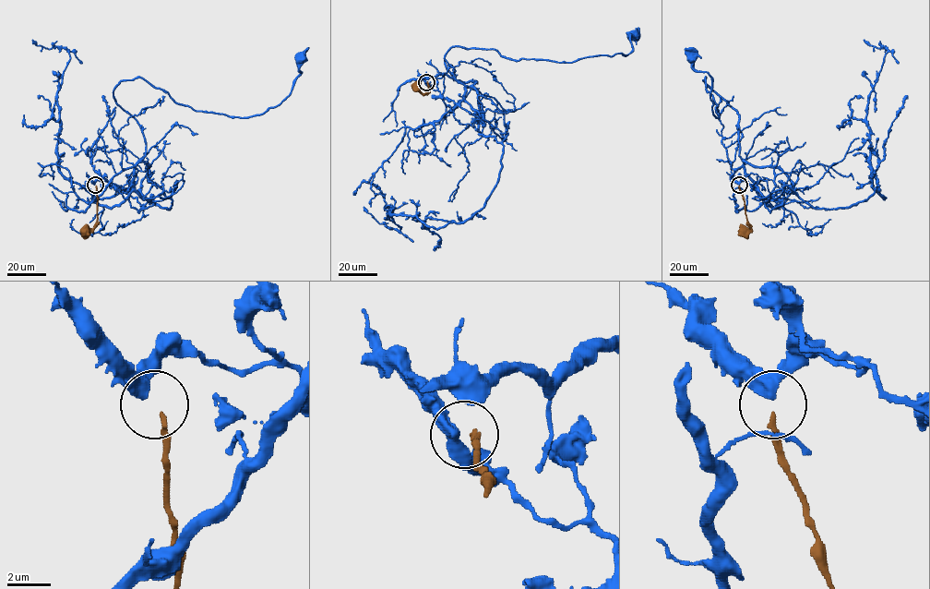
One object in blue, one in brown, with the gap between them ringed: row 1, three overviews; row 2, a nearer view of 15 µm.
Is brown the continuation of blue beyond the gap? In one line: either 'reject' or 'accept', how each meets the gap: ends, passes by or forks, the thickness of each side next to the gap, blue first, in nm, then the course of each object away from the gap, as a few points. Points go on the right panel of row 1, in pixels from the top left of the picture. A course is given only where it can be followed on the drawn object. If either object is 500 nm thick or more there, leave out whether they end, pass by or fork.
reject; 550 nm thick on the blue side, 200 nm on the other; blue runs (739, 184), (760, 198), (740, 156), (739, 115), (706, 78), (712, 114), (711, 78), (691, 58); brown runs (739, 186), (751, 228), (742, 233)

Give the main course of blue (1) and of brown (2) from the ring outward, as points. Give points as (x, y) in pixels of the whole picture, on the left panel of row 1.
1: (95, 184), (125, 198), (145, 151), (113, 94), (121, 81), (244, 118), (279, 105), (304, 58)
2: (96, 186), (97, 219), (94, 227), (87, 233)

